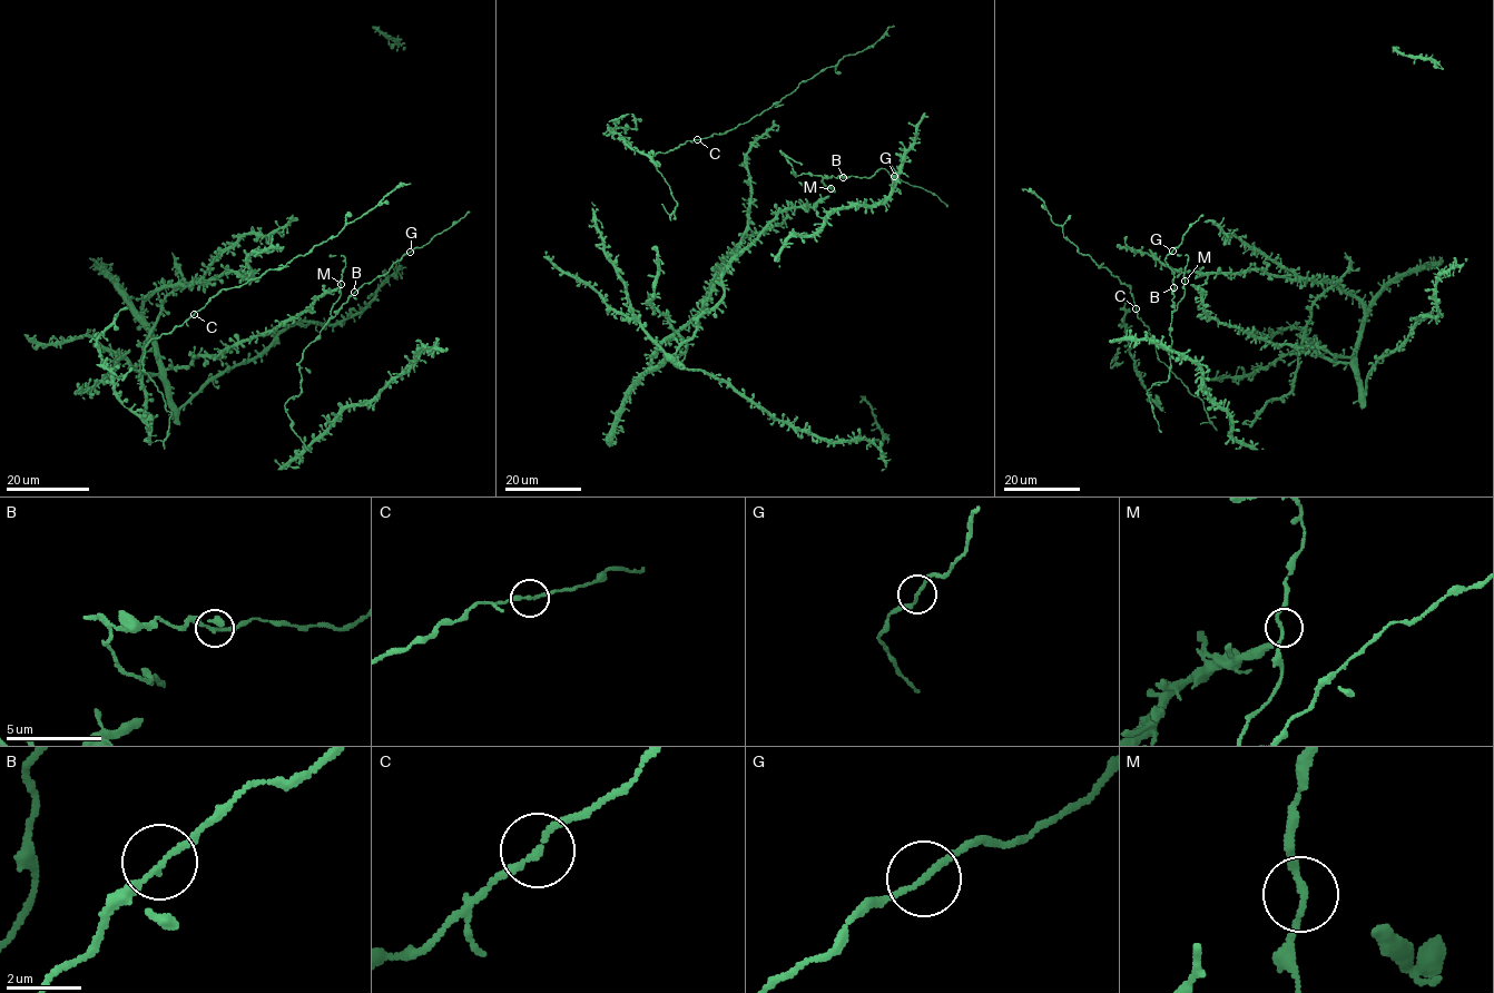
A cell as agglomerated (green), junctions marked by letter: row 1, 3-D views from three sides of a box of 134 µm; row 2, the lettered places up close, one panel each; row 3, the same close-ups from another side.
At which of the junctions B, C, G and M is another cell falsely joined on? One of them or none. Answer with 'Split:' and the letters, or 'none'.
Split: none

